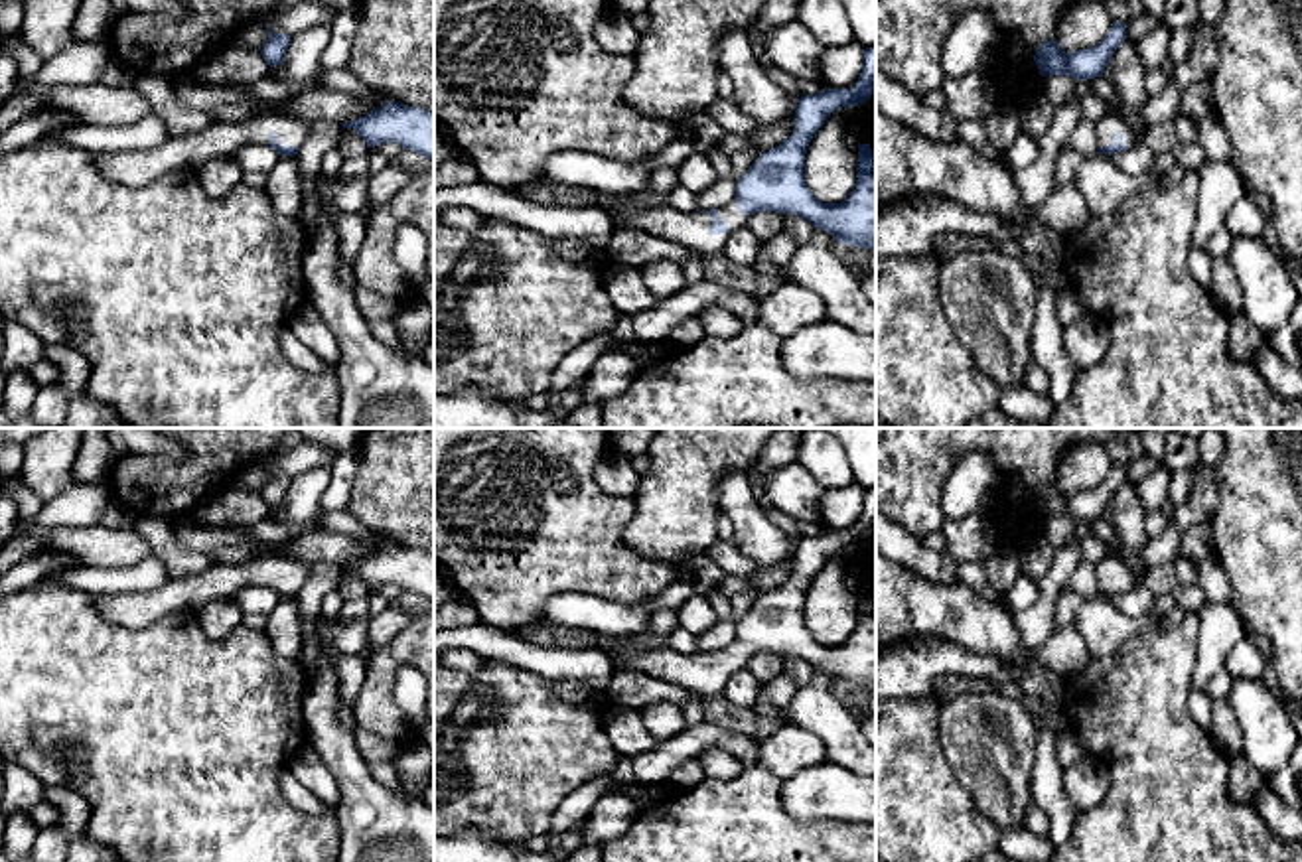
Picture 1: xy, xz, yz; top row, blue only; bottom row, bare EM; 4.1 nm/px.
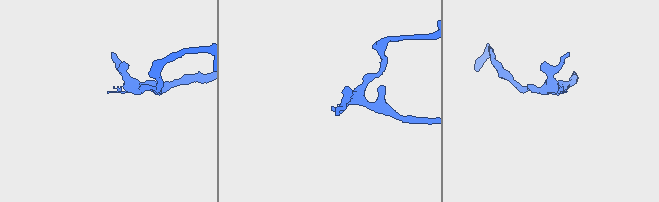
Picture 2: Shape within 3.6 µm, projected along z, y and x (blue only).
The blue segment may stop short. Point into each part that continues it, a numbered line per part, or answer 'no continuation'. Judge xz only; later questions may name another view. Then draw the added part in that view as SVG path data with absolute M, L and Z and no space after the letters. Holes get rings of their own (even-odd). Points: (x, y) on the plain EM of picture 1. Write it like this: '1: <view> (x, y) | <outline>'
1: xz (689, 671) | M588 631L584 649L602 651L617 671L633 671L645 673L653 679L683 686L700 698L722 694L732 673L746 669L750 657L738 651L738 643L732 641L724 649L716 651L720 663L728 669L726 675L712 677L712 659L708 653L687 655L673 651L669 647L663 649L631 649L623 645L619 639Z

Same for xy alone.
1: xy (137, 610) | M253 554L245 564L213 564L185 578L168 578L160 588L122 594L95 594L95 604L105 617L126 627L148 627L170 613L199 611L211 600L231 598L237 590L270 586L300 590L310 574L310 564L282 554Z

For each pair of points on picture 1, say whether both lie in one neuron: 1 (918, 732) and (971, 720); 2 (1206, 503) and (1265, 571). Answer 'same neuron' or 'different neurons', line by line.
1: different neurons
2: different neurons

